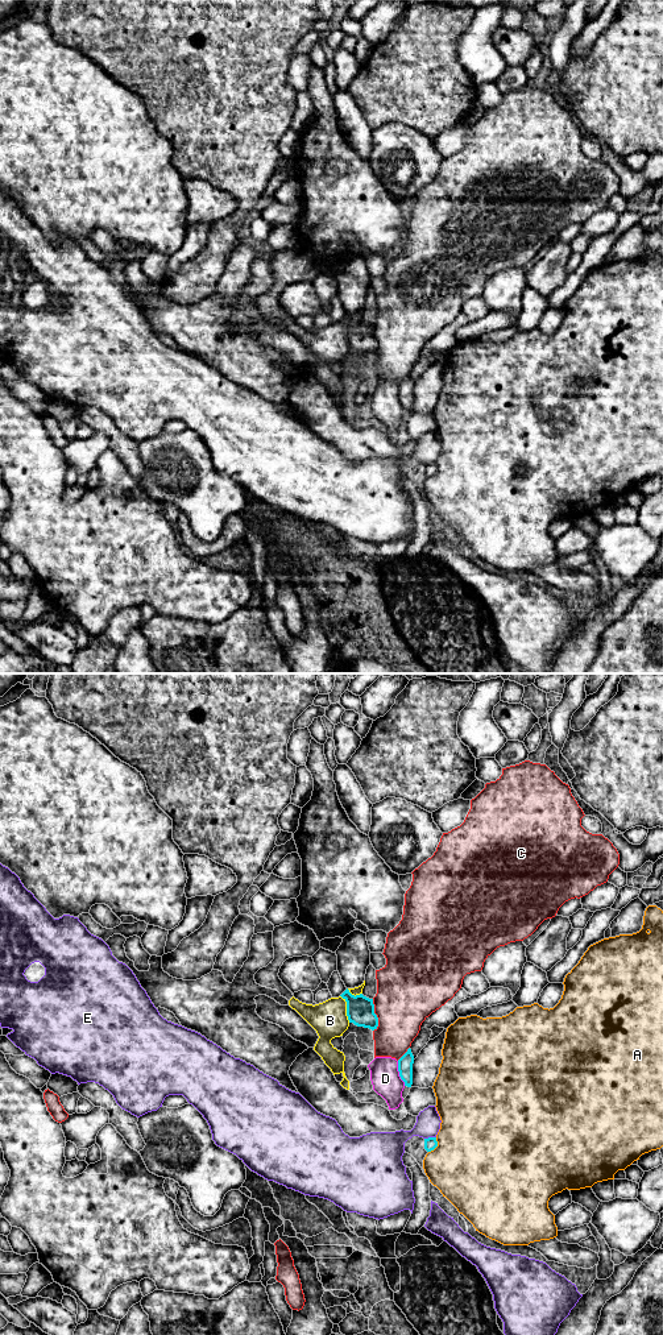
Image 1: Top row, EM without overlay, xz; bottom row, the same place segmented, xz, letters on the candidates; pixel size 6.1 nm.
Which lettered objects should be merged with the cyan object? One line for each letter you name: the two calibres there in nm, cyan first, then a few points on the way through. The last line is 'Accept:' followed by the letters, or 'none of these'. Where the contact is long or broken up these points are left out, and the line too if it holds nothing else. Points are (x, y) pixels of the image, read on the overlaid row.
Accept: none of these

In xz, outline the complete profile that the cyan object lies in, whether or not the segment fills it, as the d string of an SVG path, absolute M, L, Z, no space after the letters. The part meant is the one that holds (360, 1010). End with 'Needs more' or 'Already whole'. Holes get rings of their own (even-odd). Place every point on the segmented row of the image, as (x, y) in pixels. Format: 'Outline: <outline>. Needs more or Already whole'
Outline: M348 988L340 996L347 1002L347 1016L349 1023L372 1031L377 1029L378 1017L374 1013L373 999L362 994L355 996Z. Already whole

